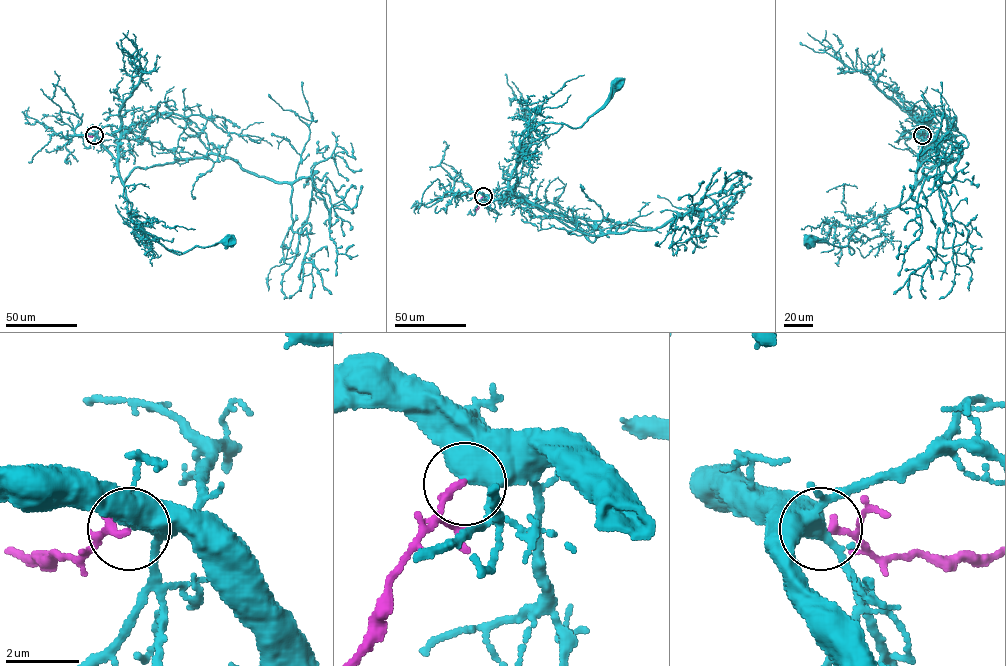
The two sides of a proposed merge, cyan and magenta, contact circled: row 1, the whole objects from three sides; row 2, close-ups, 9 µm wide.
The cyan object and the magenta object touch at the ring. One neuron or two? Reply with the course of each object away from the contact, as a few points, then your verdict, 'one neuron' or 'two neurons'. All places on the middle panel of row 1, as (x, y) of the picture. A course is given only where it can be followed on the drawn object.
cyan via (483, 196), (498, 200), (514, 187), (519, 142), (532, 130), (542, 123), (580, 127), (604, 103), (615, 83) | magenta via (483, 196), (475, 211) | one neuron

